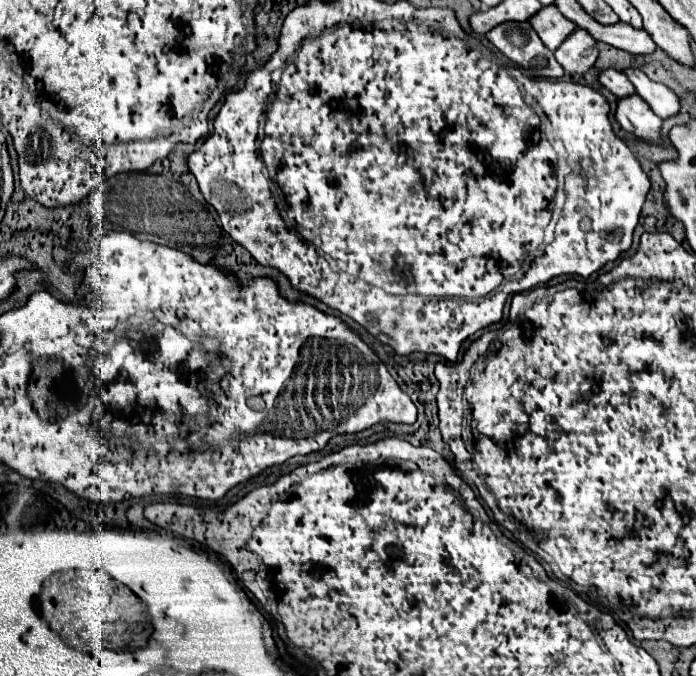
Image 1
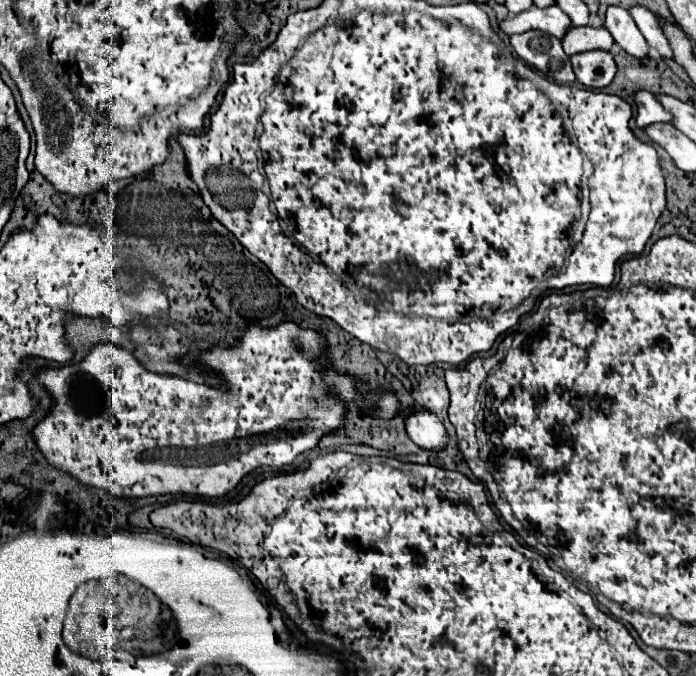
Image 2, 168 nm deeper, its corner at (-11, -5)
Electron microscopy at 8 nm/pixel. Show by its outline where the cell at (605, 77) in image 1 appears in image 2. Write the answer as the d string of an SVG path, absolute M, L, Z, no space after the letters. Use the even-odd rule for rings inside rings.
M636 91L634 93L634 101L636 101L636 107L638 107L638 115L636 115L636 123L638 127L646 127L646 125L652 125L656 121L664 121L664 123L670 123L670 115L660 107L660 103L656 101L656 97L648 91Z

